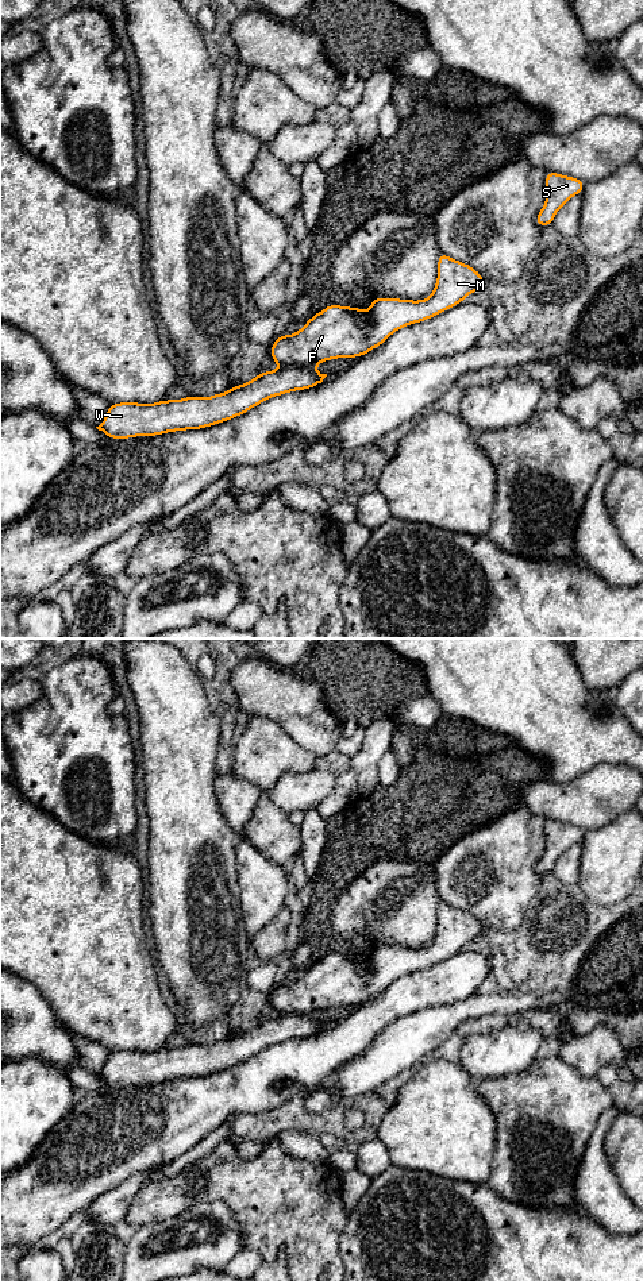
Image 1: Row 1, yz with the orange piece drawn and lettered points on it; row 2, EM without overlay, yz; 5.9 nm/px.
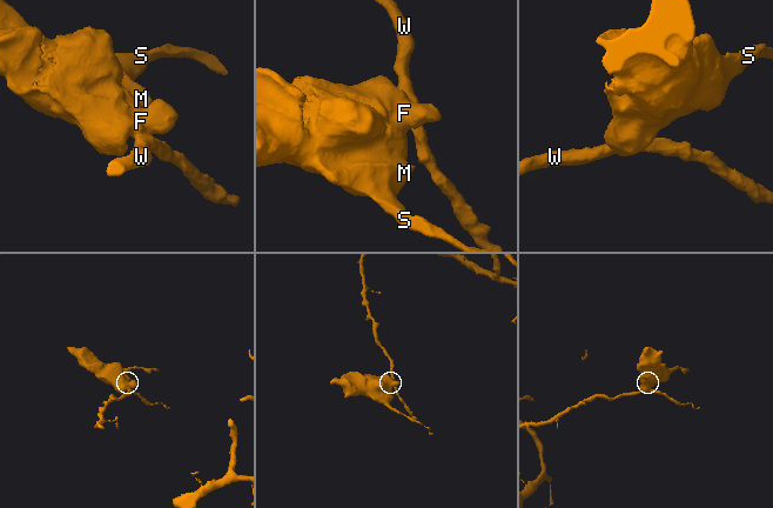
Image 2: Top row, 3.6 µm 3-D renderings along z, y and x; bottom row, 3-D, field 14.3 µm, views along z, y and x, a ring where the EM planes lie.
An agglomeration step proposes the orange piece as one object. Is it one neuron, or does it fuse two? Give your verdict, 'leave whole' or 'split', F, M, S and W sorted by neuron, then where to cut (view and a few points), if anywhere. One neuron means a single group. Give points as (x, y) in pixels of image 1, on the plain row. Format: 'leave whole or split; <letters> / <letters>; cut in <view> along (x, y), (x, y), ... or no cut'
split; F M S / W; cut in yz along (281, 1013), (310, 1015)

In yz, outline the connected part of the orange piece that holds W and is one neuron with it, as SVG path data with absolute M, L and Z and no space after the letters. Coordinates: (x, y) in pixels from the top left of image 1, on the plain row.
M281 1014L276 1019L263 1018L247 1031L208 1046L190 1042L182 1047L163 1047L154 1052L109 1052L103 1070L96 1076L108 1087L203 1077L242 1064L272 1045L312 1037L326 1025L327 1022L307 1014Z

